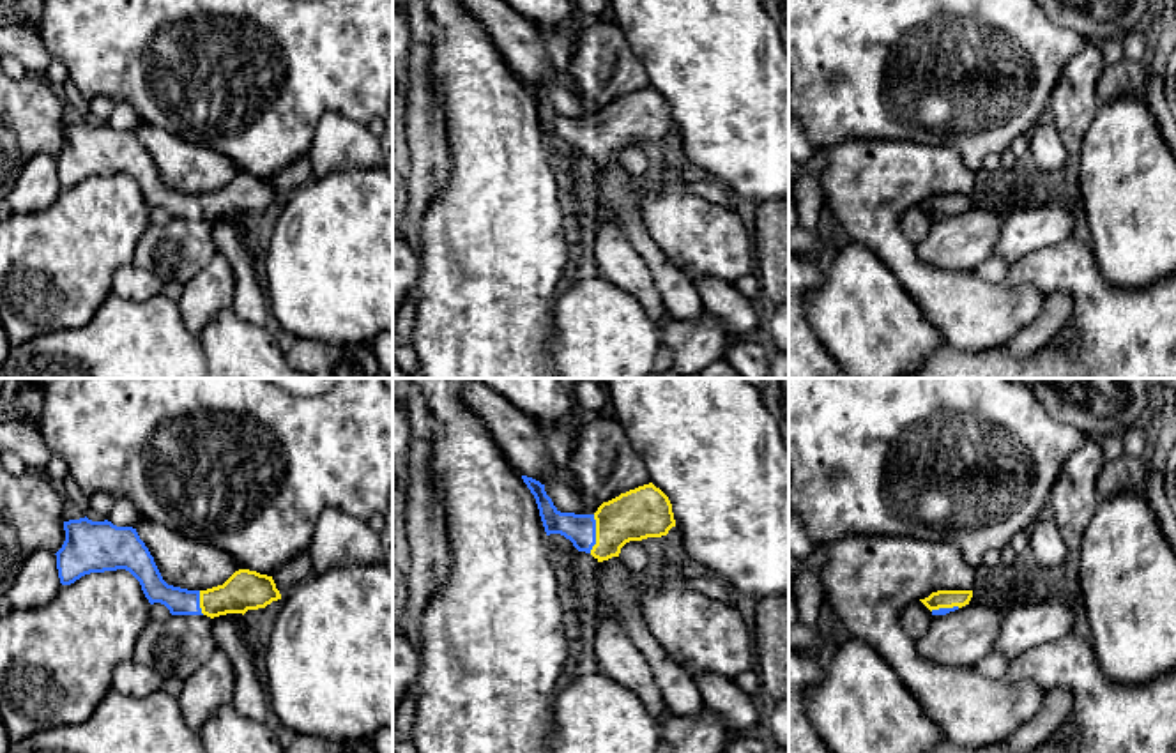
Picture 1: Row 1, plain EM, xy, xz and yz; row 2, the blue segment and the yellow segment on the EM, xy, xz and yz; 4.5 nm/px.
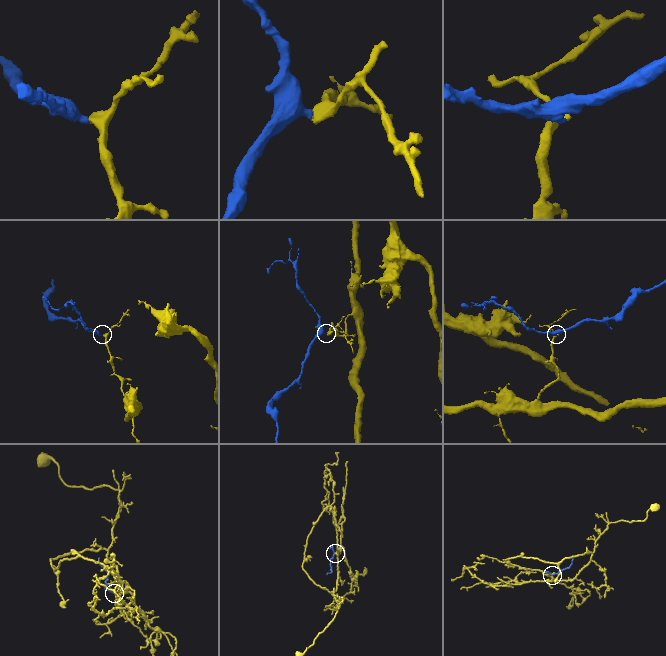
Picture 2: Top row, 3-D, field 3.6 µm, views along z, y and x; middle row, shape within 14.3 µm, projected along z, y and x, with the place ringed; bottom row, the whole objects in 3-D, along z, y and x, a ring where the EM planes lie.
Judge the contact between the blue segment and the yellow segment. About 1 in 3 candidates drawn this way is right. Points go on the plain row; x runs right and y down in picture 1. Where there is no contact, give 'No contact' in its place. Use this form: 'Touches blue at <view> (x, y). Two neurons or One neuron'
Touches blue at xz (595, 138). One neuron

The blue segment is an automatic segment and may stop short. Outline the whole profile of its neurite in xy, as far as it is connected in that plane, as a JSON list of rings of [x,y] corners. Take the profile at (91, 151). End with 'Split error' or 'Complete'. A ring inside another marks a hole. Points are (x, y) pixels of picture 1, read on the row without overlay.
[[[87,120],[64,126],[65,145],[57,159],[62,189],[85,179],[126,173],[141,189],[150,209],[164,209],[172,219],[246,217],[281,203],[272,180],[249,173],[235,175],[223,189],[207,194],[187,194],[168,189],[136,133],[111,126],[92,126]]]. Split error

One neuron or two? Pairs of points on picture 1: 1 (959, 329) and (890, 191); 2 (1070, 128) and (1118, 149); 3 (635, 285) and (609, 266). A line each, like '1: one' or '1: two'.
1: one
2: two
3: one

